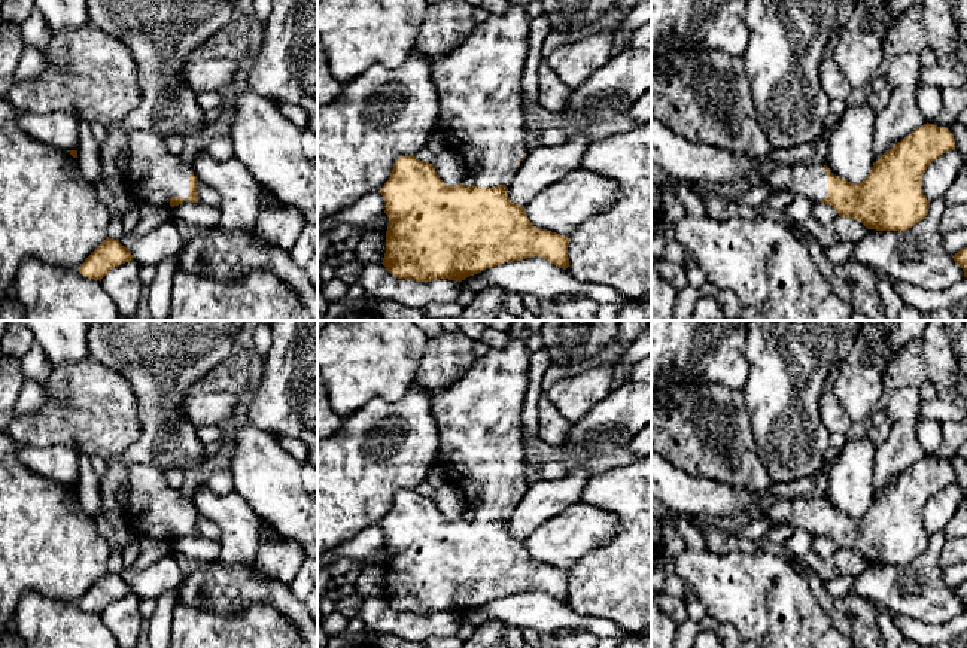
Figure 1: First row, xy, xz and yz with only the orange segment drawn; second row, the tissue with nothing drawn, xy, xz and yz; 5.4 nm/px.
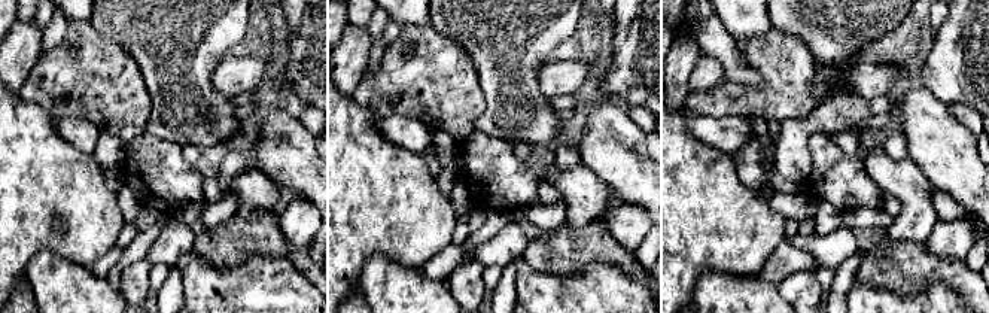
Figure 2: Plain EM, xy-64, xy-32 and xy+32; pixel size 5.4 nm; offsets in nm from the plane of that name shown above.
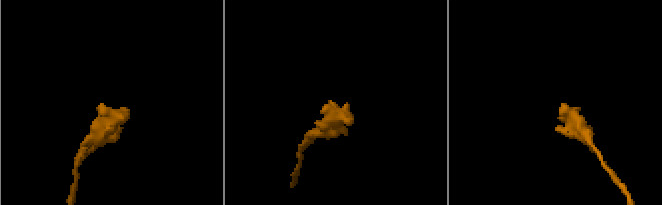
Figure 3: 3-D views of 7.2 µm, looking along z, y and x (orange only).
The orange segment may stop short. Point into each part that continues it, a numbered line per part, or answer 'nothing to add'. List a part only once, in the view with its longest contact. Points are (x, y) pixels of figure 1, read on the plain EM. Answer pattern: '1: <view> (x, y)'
1: xy (155, 508)

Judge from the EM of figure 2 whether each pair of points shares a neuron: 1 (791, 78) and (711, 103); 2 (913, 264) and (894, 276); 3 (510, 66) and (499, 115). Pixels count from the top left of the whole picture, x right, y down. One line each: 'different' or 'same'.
1: same
2: same
3: same

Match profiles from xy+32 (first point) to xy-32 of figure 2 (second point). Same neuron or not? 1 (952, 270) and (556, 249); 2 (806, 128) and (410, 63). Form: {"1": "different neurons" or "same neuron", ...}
{"1": "same neuron", "2": "different neurons"}

